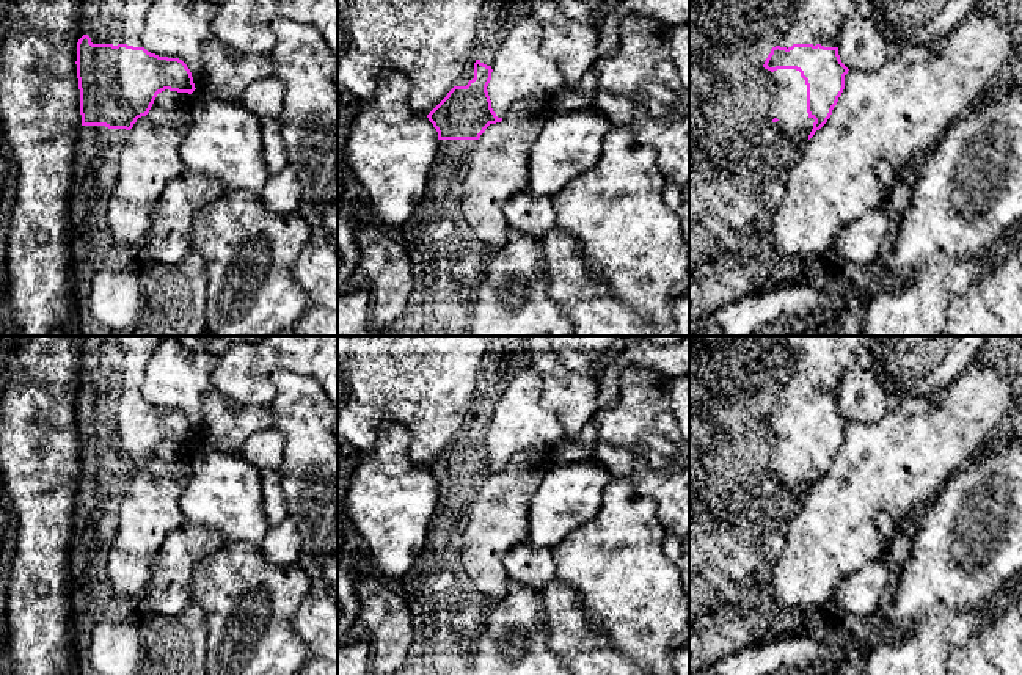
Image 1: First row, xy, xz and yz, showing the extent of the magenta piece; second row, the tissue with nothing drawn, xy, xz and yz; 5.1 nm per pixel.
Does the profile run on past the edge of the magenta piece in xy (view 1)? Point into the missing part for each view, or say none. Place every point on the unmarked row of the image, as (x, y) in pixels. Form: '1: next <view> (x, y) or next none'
1: next xy (115, 366)

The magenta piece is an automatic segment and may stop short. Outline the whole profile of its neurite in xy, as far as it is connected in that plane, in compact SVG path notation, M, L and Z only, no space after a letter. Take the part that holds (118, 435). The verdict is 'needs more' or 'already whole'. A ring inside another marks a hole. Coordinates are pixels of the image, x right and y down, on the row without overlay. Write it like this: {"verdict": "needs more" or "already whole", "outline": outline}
{"verdict": "needs more", "outline": "M78 336L77 430L82 477L130 482L159 444L192 446L187 416L143 399L148 364L165 336Z"}

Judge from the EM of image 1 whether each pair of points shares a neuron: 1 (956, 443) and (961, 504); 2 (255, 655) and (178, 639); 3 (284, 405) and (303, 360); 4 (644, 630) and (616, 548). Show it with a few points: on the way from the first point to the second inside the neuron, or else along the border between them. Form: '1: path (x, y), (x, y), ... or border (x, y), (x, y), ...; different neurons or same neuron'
1: border (967, 463), (942, 484); different neurons
2: border (198, 608), (206, 625), (206, 658); different neurons
3: border (321, 385), (305, 375), (275, 371), (270, 401); different neurons
4: path (641, 609), (619, 569); same neuron

